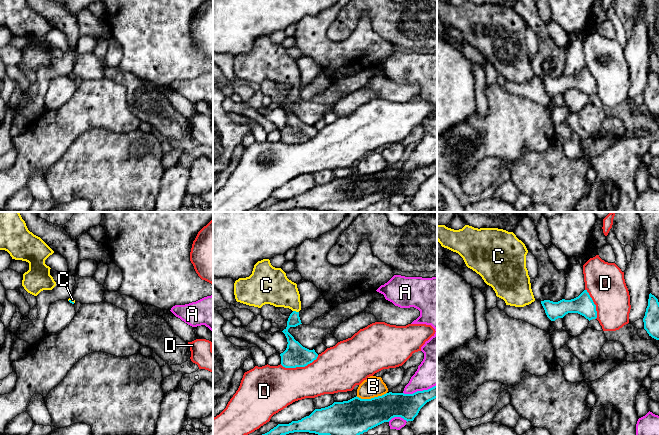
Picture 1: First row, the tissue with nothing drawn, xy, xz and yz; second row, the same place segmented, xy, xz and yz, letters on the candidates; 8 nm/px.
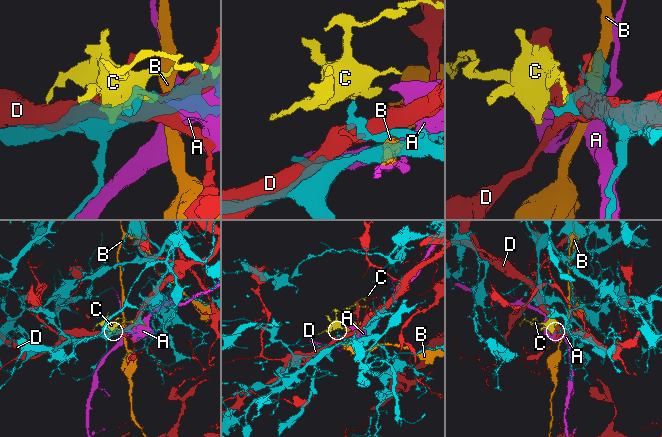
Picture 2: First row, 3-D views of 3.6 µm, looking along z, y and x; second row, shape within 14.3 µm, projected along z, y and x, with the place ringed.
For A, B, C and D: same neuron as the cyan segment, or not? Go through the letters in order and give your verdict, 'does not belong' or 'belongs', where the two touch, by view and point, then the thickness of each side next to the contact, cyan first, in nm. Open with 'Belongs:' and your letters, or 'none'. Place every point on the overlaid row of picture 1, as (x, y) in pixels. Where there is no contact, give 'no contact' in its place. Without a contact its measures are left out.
Belongs: C
A: does not belong | xz (419, 391) | 200/260 nm
B: does not belong | xz (371, 398) | 280/170 nm
C: belongs | xz (295, 311) | 100/260 nm
D: does not belong | xz (299, 366) | 190/340 nm

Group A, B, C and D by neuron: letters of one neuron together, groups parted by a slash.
A / B / C / D

